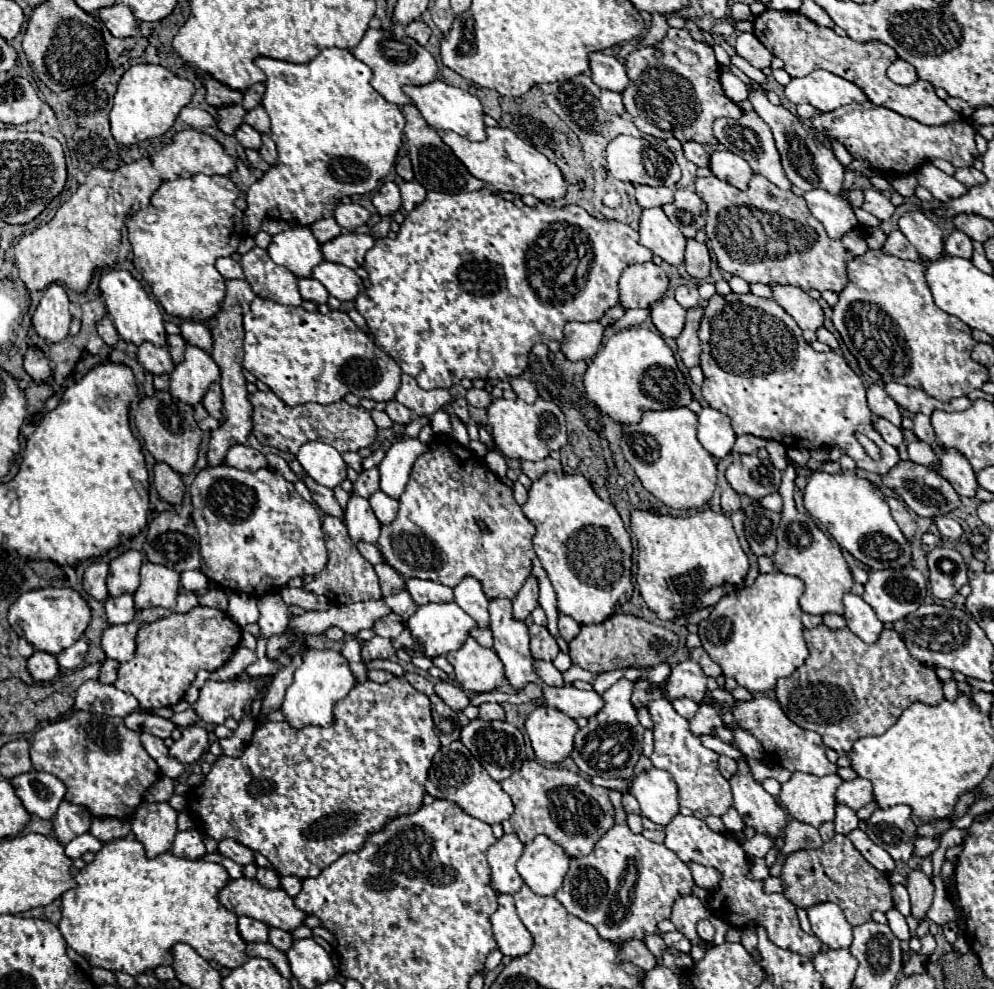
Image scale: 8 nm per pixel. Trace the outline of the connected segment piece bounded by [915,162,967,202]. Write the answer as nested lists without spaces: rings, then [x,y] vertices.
[[[929,162],[923,164],[921,168],[917,168],[915,176],[919,180],[919,186],[927,188],[935,196],[935,200],[939,200],[939,202],[959,198],[967,192],[967,188],[961,182],[957,182],[953,176],[947,176],[945,172],[941,172],[939,168],[935,168]]]

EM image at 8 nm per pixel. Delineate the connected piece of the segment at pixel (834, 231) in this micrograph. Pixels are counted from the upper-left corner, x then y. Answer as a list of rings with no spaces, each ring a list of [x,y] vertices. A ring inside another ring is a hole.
[[[809,190],[803,198],[811,214],[825,226],[829,238],[839,240],[843,234],[859,226],[851,206],[841,196],[833,196],[825,190]]]

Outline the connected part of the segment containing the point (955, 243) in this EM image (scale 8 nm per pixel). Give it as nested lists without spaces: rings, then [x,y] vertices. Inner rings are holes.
[[[959,230],[951,232],[949,238],[945,240],[945,254],[947,254],[947,256],[959,256],[959,258],[971,260],[973,244],[971,244],[969,236],[965,236],[965,234],[959,232]]]

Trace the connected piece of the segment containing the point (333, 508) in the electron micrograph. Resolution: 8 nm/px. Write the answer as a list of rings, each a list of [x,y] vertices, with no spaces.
[[[291,460],[289,466],[291,466],[291,470],[297,474],[297,478],[309,488],[309,492],[311,492],[311,496],[313,496],[313,502],[315,502],[325,514],[331,514],[331,516],[343,518],[343,510],[341,510],[341,506],[337,504],[335,494],[333,494],[331,488],[325,488],[325,486],[313,482],[313,478],[309,478],[309,476],[305,474],[305,470],[301,468],[301,464],[299,464],[297,460]]]

